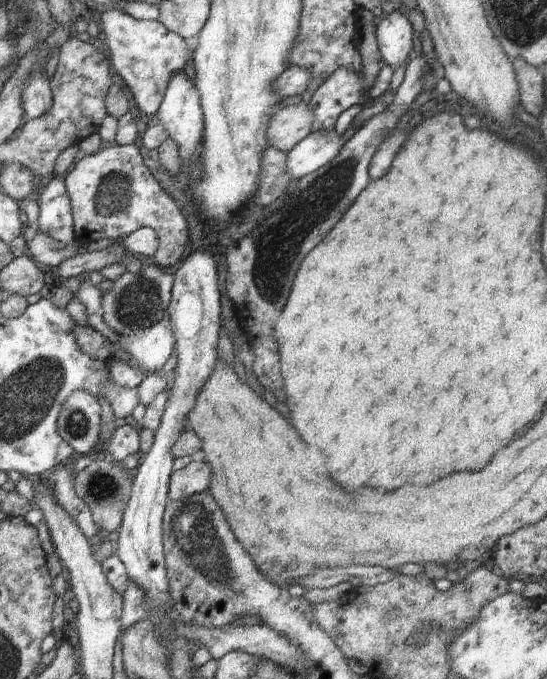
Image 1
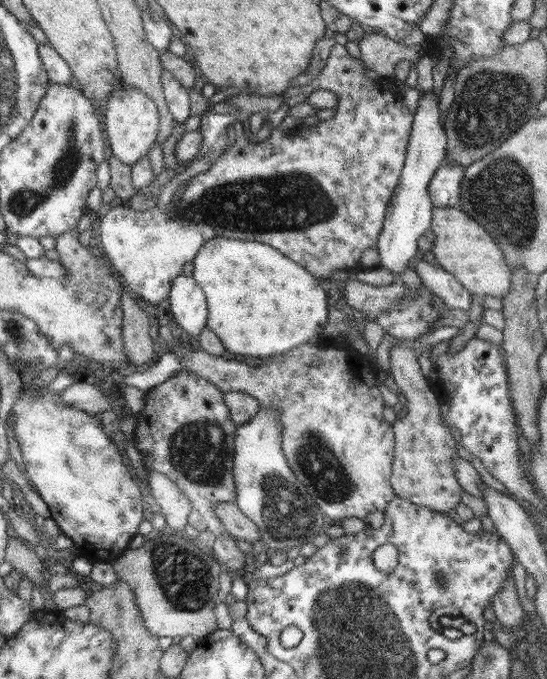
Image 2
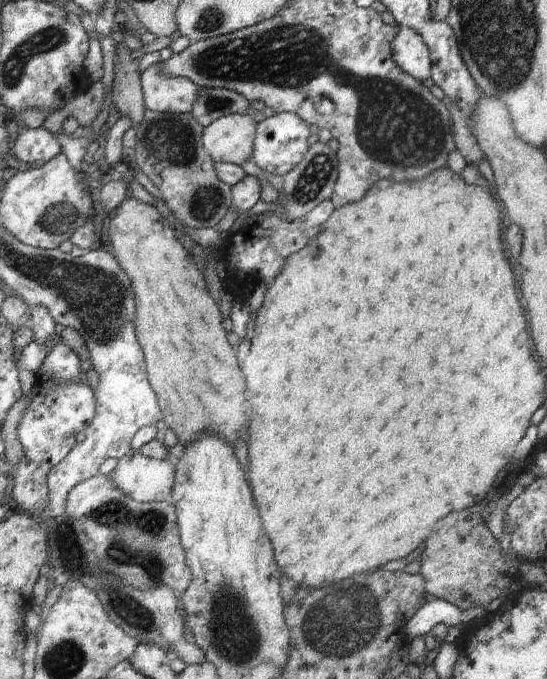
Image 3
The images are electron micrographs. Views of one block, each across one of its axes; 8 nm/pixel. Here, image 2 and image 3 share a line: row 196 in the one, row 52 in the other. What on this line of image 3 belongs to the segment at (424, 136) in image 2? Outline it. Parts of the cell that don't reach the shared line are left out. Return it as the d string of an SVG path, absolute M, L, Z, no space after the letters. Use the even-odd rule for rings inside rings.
M400 27L391 43L392 60L418 82L431 78L430 52L418 32Z

